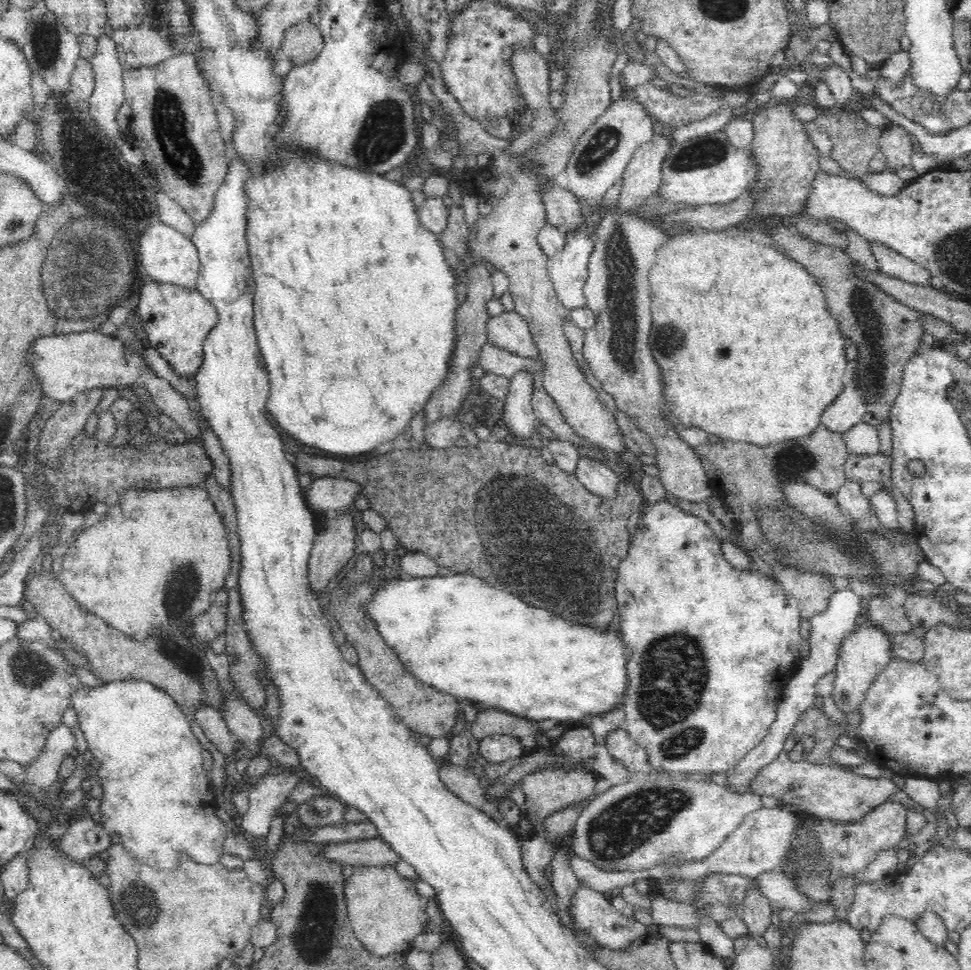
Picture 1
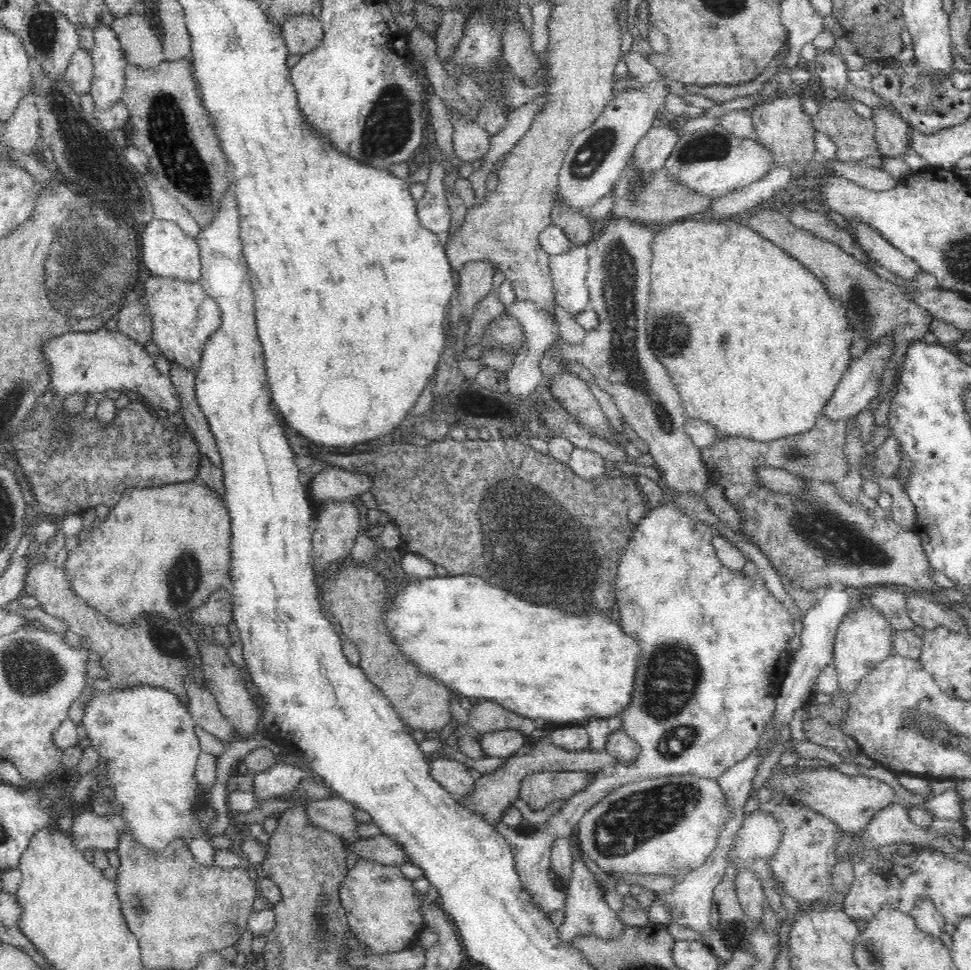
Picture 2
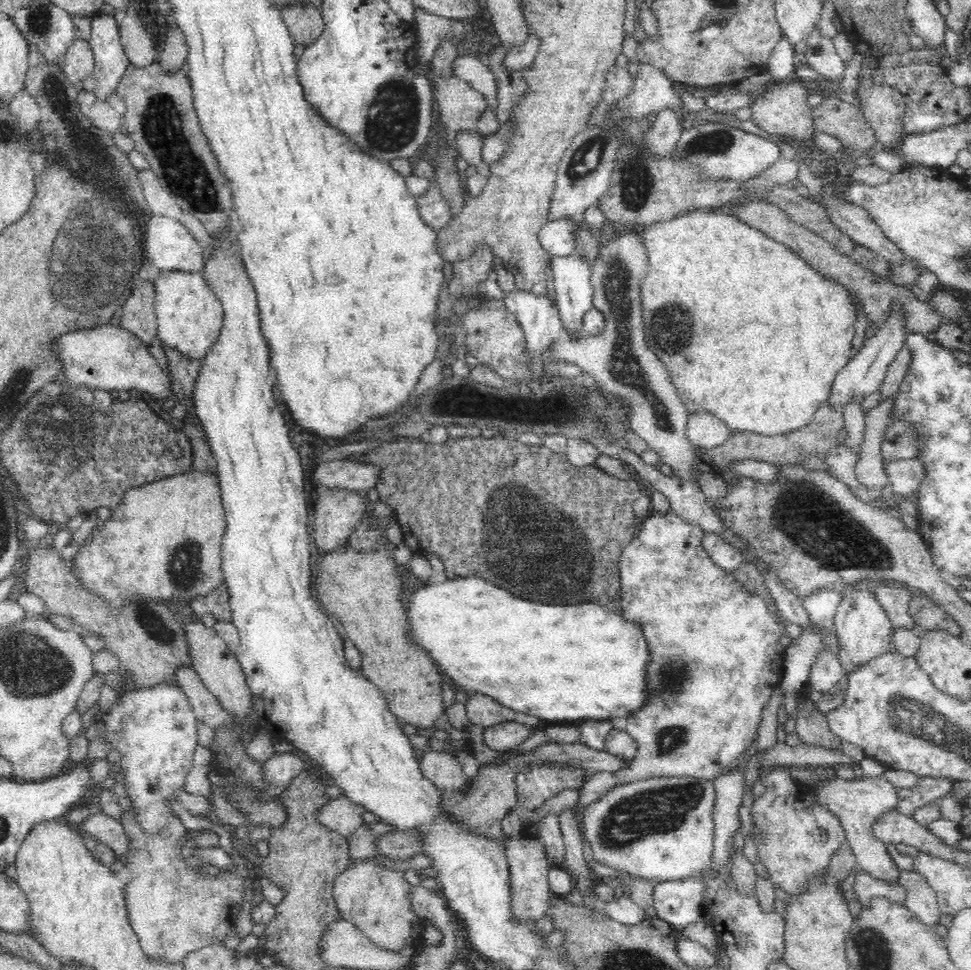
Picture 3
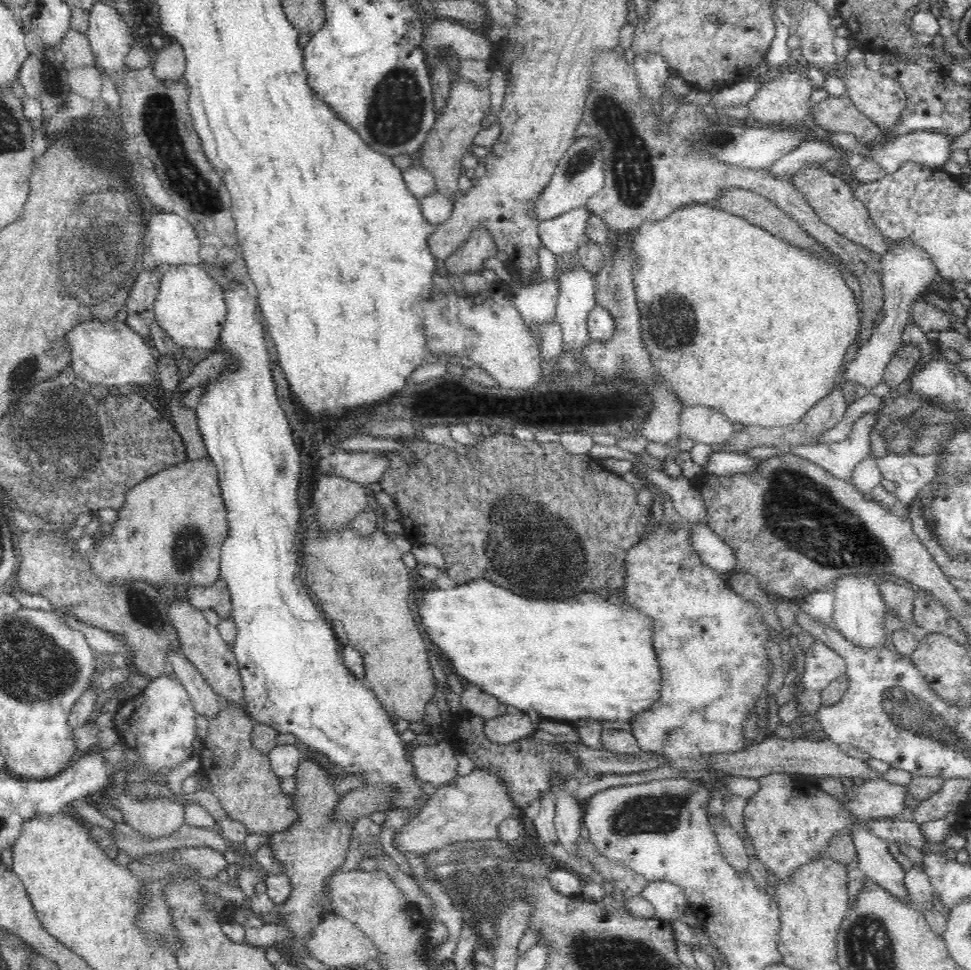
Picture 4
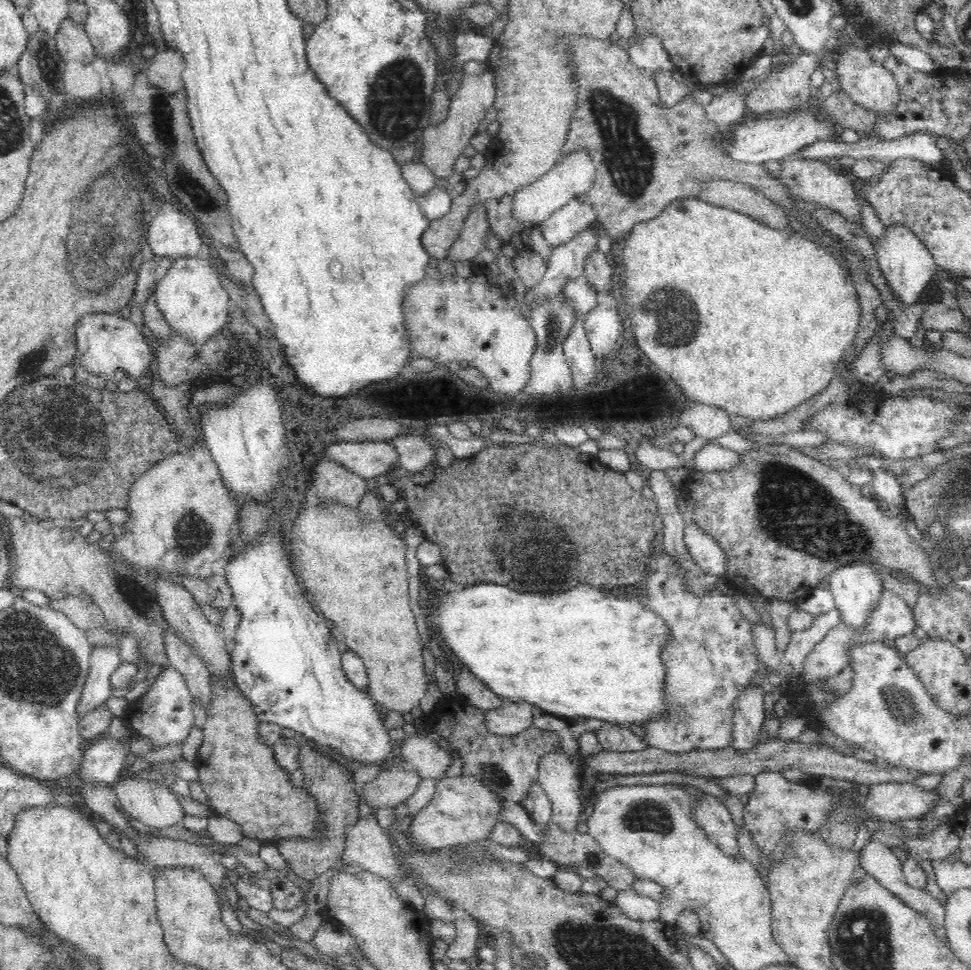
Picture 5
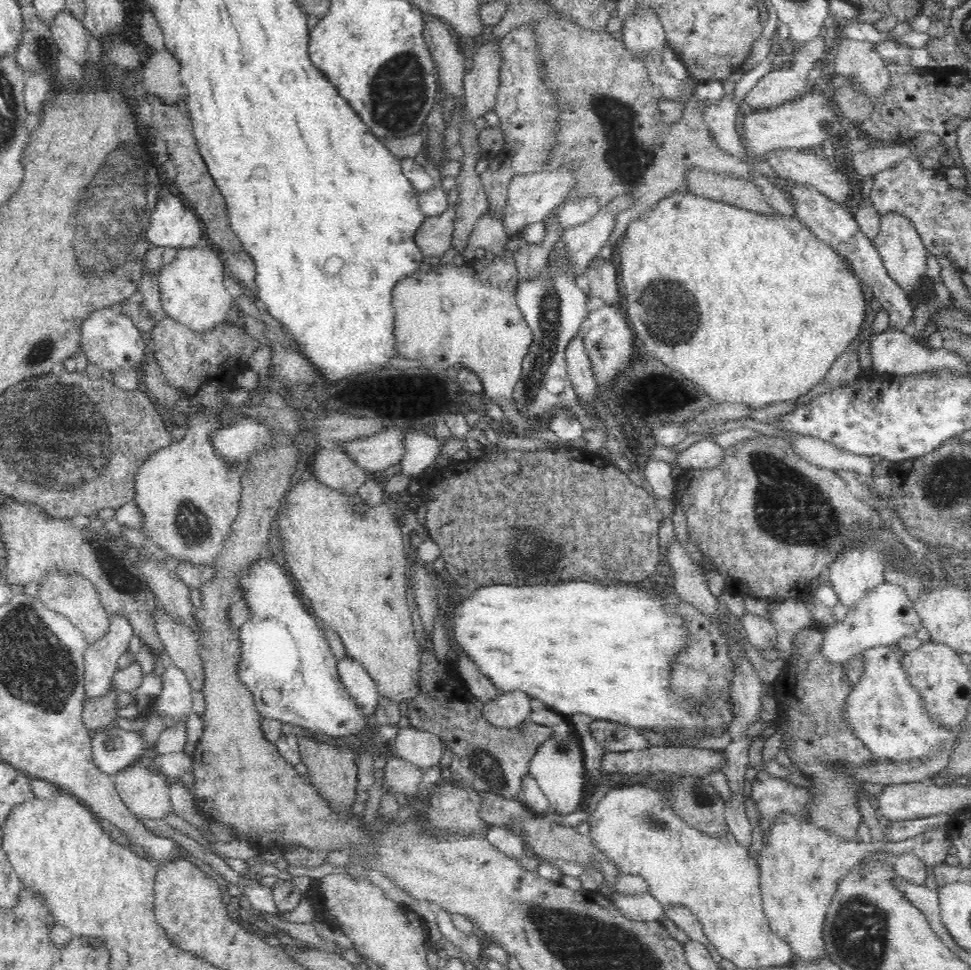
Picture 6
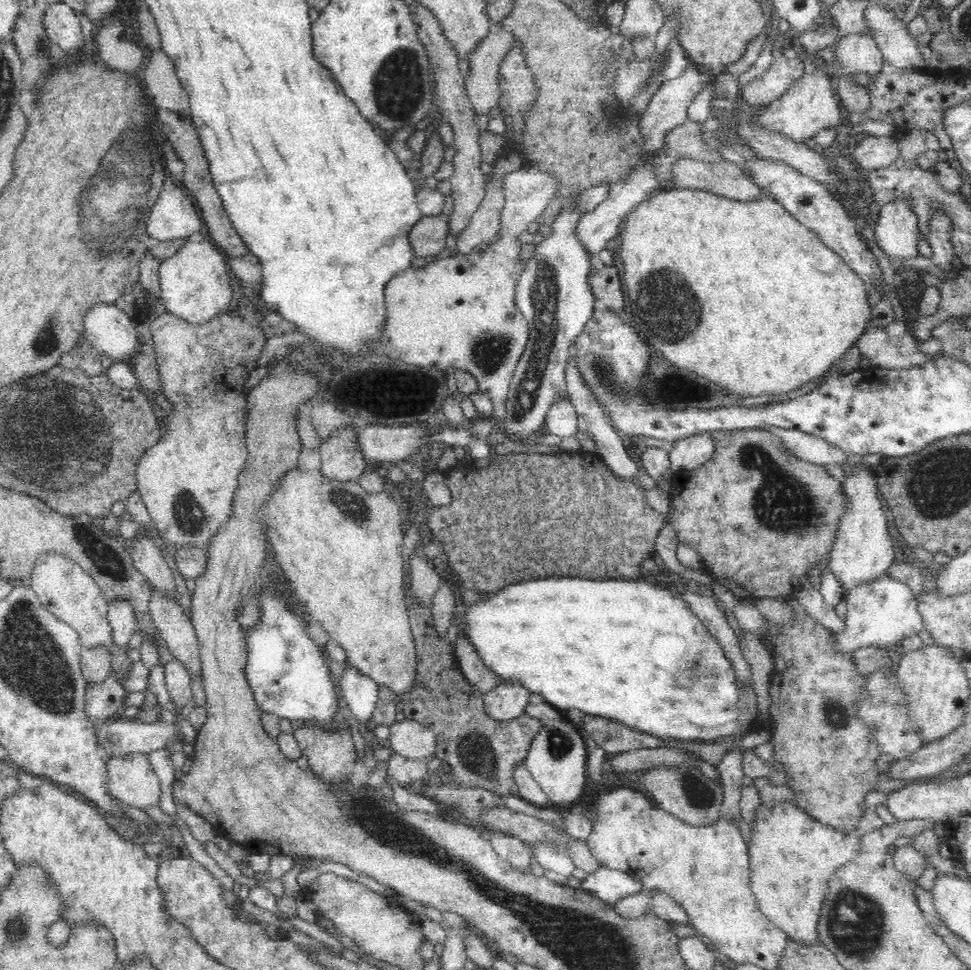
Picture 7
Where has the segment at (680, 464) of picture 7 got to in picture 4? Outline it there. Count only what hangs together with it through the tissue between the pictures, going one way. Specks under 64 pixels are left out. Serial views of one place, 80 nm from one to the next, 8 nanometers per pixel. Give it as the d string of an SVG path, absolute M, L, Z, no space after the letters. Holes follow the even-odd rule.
M726 451L713 452L705 470L718 476L755 473L761 469L761 460Z

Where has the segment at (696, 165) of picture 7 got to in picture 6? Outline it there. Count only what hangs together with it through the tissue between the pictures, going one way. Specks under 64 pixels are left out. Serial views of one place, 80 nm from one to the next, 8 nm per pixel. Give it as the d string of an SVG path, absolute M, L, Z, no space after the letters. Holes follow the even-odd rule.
M690 169L687 172L687 191L698 197L725 202L769 218L778 216L778 212L768 204L758 185L732 175Z

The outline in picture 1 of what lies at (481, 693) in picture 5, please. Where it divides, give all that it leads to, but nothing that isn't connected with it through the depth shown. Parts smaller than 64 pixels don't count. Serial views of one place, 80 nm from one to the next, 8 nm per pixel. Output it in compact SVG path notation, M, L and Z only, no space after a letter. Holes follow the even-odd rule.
M487 709L478 713L476 721L471 724L470 734L480 742L485 736L493 734L512 736L521 740L524 736L535 738L537 732L532 729L530 720L525 717L498 709Z

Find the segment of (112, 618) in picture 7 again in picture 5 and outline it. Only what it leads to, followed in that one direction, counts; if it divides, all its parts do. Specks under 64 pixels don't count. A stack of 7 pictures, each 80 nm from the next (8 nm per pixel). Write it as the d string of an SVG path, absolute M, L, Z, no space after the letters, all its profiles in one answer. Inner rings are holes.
M94 647L84 689L76 708L78 720L98 709L111 697L110 676L121 665L116 647Z

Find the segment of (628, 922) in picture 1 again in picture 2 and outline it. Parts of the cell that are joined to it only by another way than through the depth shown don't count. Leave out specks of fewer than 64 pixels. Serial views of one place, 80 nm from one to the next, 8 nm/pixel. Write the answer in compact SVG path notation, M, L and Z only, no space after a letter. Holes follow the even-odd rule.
M571 837L573 850L573 873L570 886L567 888L566 900L563 906L565 921L559 926L559 933L566 943L573 942L576 937L582 935L592 935L600 939L615 939L619 937L628 927L638 927L628 925L615 910L612 910L605 899L605 890L598 885L596 879L592 877L590 866L584 865L585 859L580 855L579 845L576 838Z

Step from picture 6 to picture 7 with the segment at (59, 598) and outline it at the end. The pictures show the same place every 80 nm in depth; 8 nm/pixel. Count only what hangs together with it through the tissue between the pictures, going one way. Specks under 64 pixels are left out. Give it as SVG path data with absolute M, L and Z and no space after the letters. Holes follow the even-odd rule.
M50 554L42 556L40 562L36 562L31 581L31 589L39 597L44 608L78 632L83 650L92 650L94 646L102 645L113 652L112 673L118 679L122 678L124 672L130 668L132 660L126 655L126 647L116 647L112 641L112 628L107 615L109 606L96 582L72 559Z

